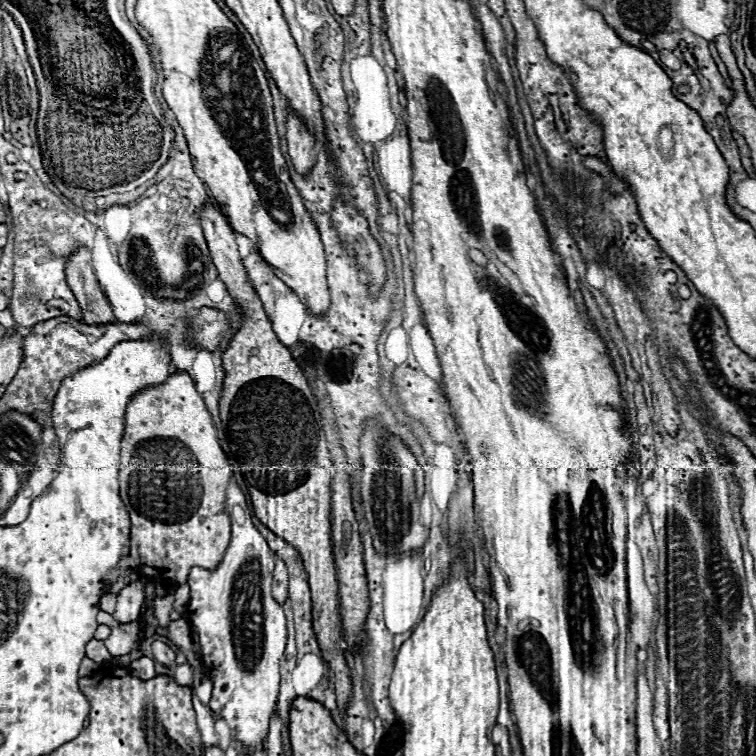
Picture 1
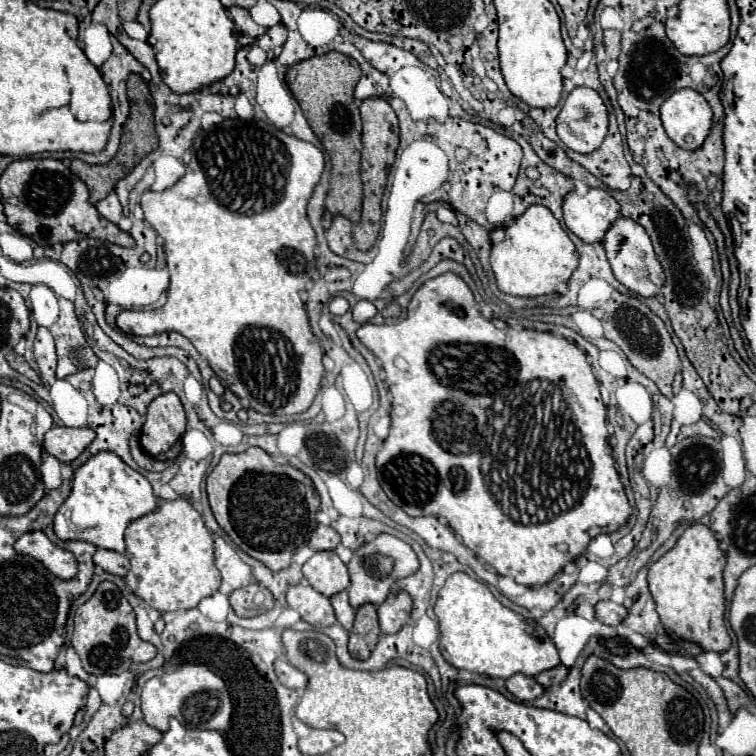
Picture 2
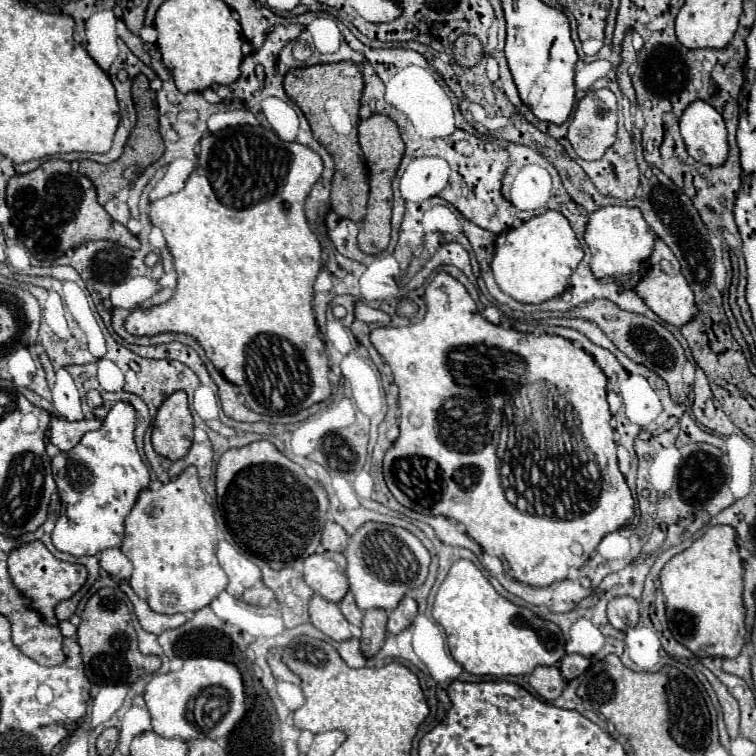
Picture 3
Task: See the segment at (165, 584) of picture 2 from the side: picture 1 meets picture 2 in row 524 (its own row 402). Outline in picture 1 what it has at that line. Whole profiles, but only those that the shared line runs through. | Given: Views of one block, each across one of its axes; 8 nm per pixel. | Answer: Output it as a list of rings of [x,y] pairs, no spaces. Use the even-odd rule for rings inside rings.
[[[174,372],[164,384],[146,386],[130,398],[120,496],[132,520],[130,560],[142,576],[184,584],[192,566],[218,566],[230,542],[230,518],[224,512],[230,476],[232,466],[224,457],[214,420],[188,372]]]

